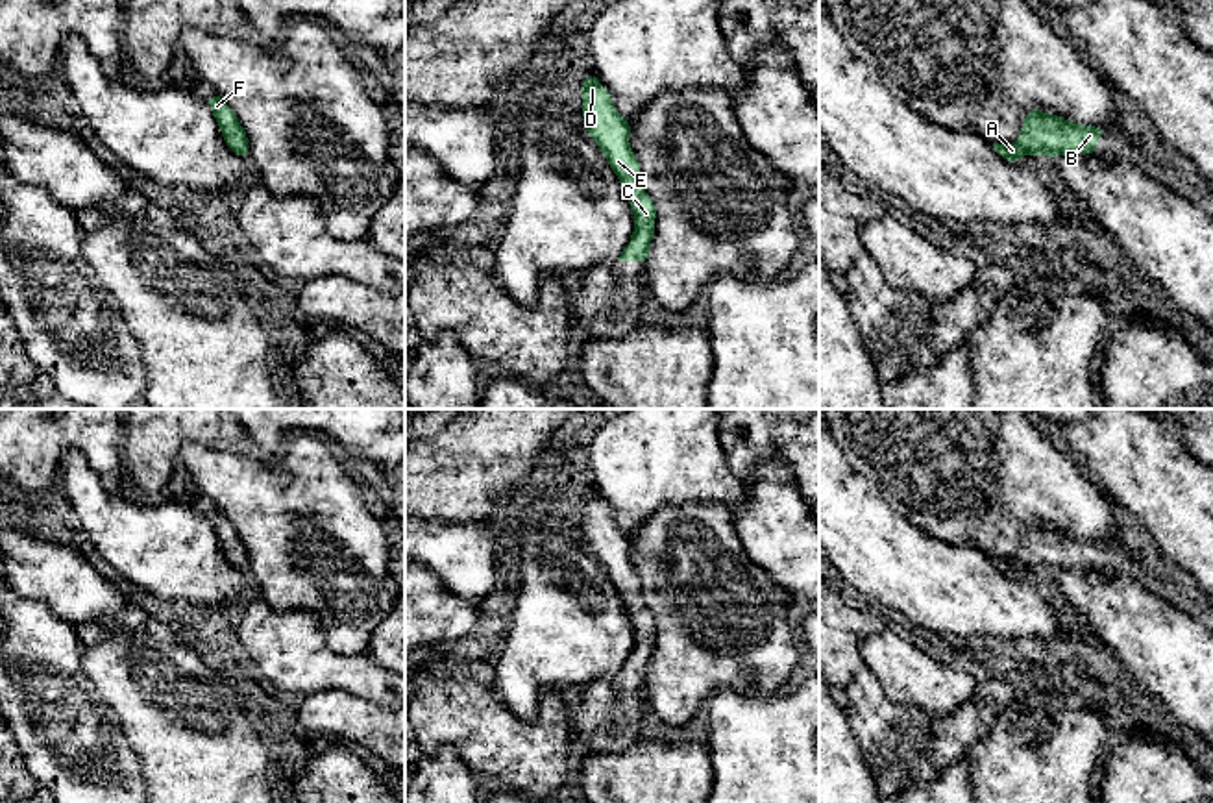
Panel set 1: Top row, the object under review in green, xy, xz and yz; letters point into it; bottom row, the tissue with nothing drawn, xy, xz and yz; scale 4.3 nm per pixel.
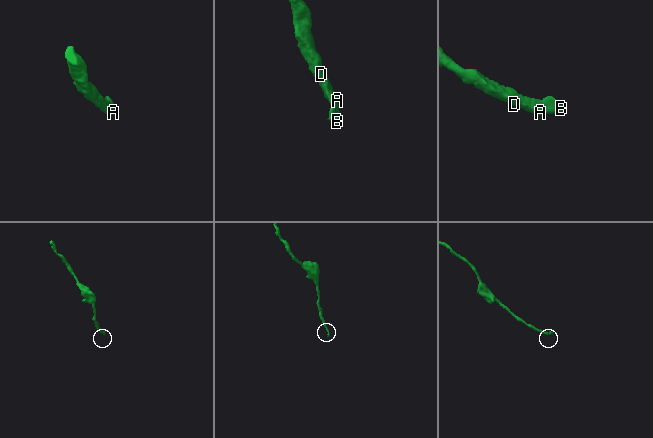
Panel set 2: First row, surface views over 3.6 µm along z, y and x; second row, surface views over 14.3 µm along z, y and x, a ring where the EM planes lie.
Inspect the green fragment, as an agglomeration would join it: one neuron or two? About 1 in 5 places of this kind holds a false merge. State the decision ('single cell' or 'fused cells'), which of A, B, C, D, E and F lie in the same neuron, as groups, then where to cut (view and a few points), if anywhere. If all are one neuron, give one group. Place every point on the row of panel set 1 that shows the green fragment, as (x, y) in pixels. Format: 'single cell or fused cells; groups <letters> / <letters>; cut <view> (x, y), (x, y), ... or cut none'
single cell; groups A B C D E F; cut none

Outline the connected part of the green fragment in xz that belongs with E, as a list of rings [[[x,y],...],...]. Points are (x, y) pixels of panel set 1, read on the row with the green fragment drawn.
[[[595,76],[584,80],[581,93],[584,128],[623,185],[634,215],[631,242],[618,259],[643,263],[655,235],[656,207],[643,189],[640,163],[629,142],[631,126]]]

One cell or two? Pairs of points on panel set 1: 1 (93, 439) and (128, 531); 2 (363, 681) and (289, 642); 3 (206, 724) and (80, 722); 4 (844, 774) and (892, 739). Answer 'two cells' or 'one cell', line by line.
1: two cells
2: one cell
3: two cells
4: two cells

